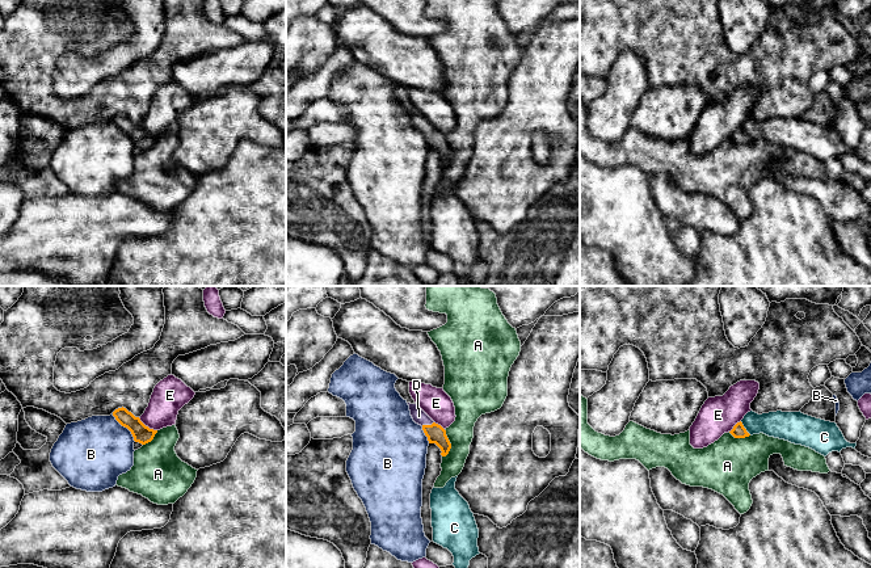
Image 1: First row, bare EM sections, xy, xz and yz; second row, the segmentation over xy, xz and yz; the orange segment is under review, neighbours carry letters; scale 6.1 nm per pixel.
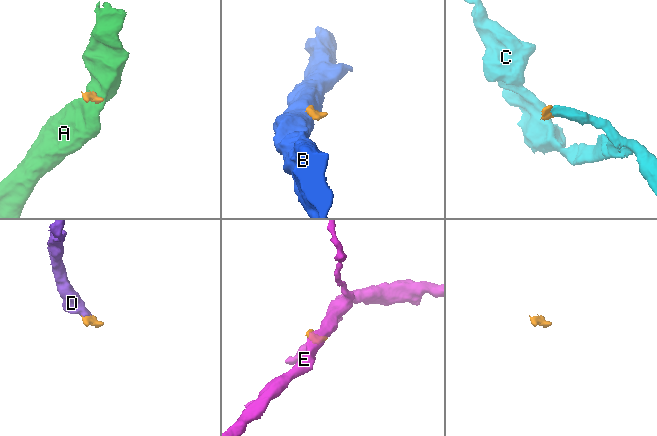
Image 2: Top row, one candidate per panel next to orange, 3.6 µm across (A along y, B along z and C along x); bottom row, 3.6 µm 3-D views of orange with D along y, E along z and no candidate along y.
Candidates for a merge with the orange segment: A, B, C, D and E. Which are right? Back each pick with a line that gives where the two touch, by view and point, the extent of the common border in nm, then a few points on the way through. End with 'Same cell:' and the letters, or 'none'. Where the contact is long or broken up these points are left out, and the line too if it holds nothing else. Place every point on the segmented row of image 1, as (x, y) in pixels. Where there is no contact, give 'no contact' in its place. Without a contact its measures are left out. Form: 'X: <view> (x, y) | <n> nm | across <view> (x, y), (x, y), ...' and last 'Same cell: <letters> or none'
C: yz (744, 428) | 110 nm | across yz (739, 430), (744, 428), (785, 425)
D: xz (426, 425) | 80 nm | across xz (436, 433), (426, 425), (419, 416)
Same cell: C, D

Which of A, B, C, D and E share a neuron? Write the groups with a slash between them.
A / B / C D / E

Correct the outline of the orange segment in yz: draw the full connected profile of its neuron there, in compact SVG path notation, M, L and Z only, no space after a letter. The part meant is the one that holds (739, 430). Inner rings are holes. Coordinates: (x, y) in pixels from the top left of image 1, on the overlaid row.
M748 412L729 432L735 438L745 438L763 433L769 437L801 445L826 456L832 451L846 447L855 449L855 443L845 439L836 422L816 418L799 412L769 412L758 415Z

